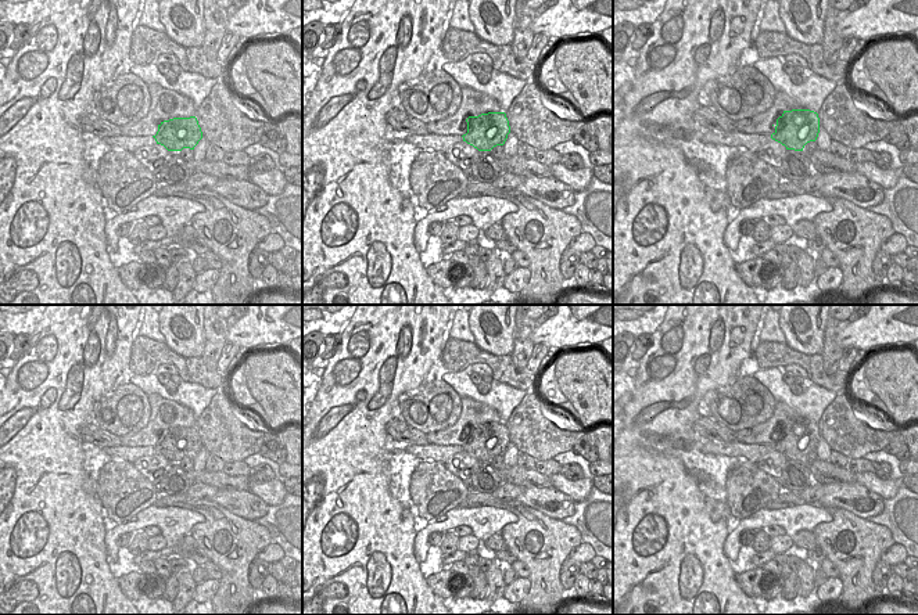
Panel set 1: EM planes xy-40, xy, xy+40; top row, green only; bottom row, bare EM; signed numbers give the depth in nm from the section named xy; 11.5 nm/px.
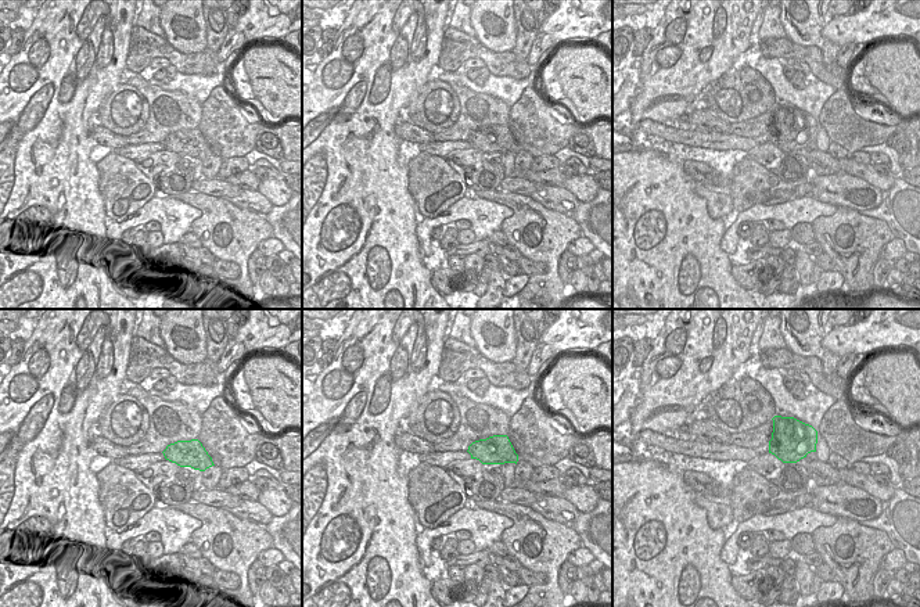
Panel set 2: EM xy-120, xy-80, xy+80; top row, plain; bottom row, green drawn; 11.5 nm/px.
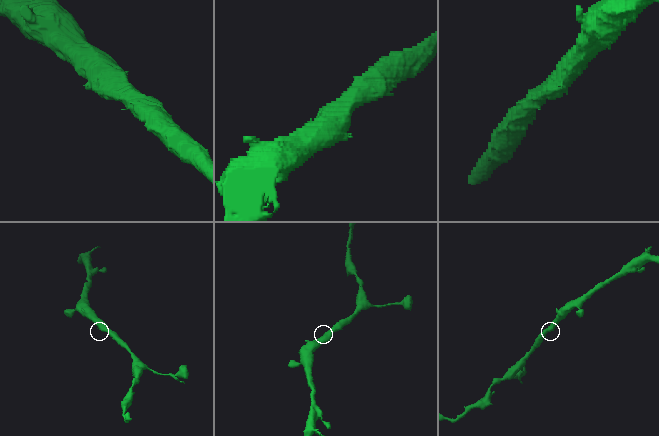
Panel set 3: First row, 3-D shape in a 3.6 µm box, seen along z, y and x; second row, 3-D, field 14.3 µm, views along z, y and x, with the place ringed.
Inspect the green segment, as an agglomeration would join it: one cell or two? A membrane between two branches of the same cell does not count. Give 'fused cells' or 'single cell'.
single cell

